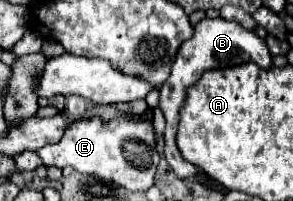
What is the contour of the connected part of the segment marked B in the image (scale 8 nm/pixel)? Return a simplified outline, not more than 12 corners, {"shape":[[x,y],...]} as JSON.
{"shape":[[198,22],[160,88],[170,168],[196,174],[176,146],[186,88],[206,70],[272,66],[266,42],[240,24]]}

